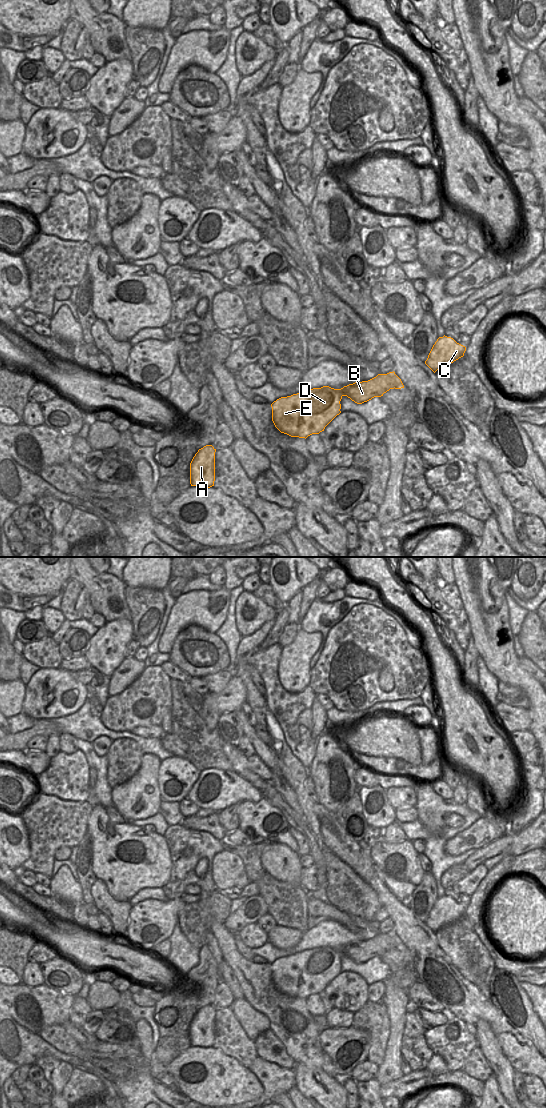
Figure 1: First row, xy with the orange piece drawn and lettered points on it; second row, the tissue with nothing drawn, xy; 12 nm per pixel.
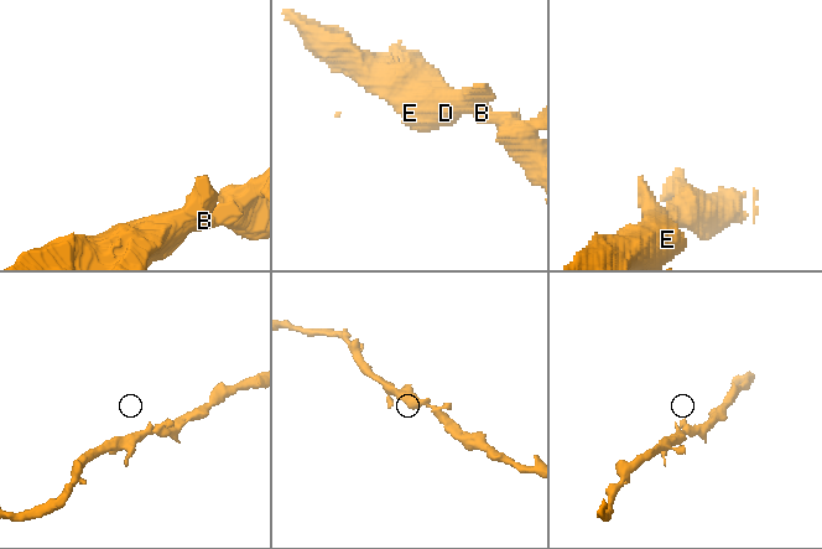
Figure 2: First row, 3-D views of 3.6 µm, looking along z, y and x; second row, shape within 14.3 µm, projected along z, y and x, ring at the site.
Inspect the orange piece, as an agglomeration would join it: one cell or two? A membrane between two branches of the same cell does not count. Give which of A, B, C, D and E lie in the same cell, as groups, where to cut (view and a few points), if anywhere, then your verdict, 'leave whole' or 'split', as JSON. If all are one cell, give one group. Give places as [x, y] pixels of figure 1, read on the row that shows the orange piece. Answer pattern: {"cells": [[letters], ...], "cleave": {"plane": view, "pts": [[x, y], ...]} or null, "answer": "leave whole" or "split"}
{"cells": [["A", "B", "C", "D", "E"]], "cleave": null, "answer": "leave whole"}

